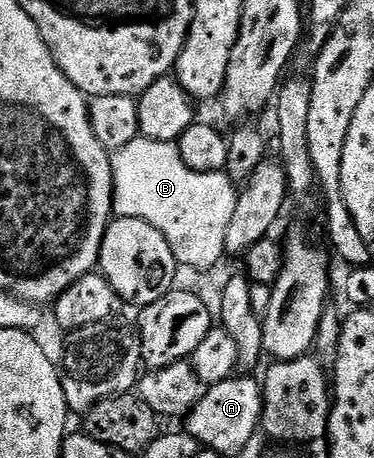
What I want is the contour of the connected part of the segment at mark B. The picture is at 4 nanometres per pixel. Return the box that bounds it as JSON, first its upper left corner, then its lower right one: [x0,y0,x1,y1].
[112,137,238,270]

